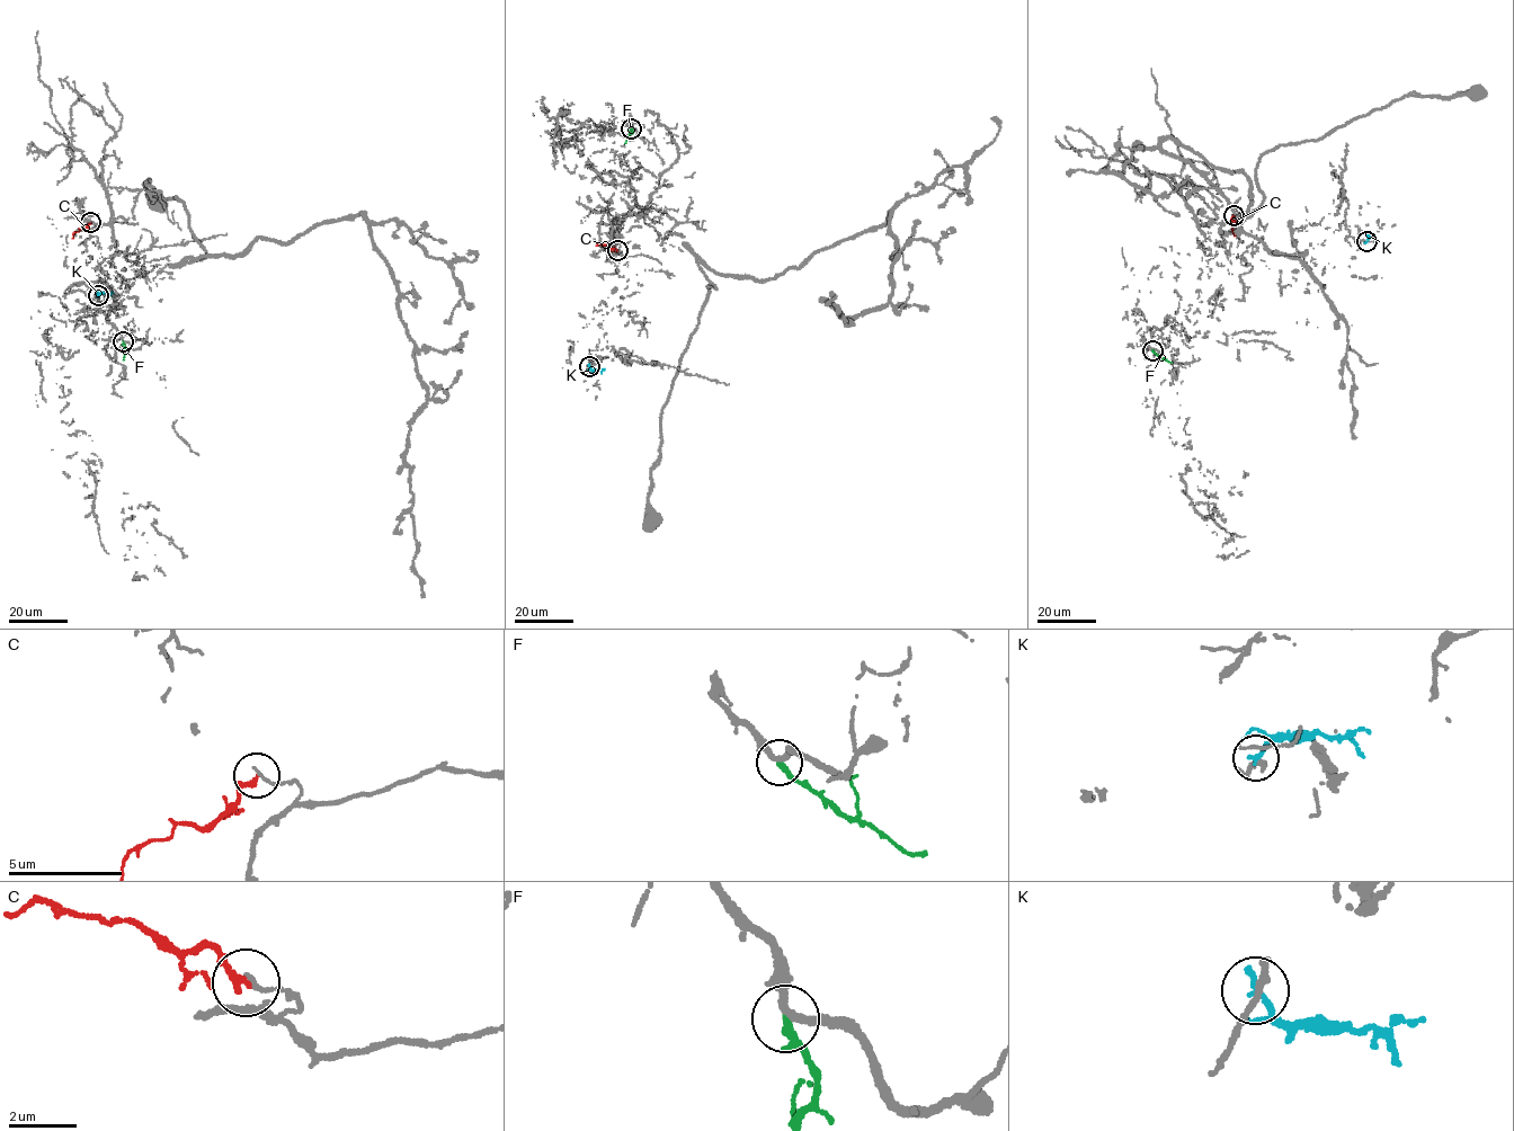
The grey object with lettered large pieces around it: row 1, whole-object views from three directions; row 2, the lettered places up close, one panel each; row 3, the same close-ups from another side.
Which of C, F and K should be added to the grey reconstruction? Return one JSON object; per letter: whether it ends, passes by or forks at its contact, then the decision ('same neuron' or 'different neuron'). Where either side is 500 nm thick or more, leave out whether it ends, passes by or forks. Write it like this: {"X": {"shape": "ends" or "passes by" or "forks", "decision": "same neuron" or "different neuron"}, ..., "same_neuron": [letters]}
{"C": {"shape": "ends", "decision": "different neuron"}, "F": {"shape": "ends", "decision": "different neuron"}, "K": {"shape": "ends", "decision": "different neuron"}, "same_neuron": []}

